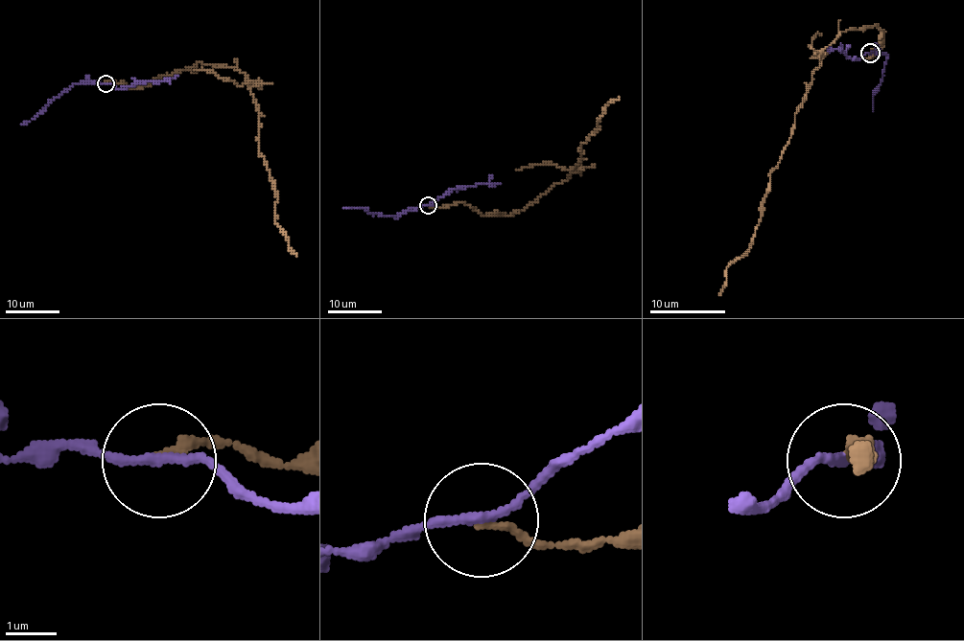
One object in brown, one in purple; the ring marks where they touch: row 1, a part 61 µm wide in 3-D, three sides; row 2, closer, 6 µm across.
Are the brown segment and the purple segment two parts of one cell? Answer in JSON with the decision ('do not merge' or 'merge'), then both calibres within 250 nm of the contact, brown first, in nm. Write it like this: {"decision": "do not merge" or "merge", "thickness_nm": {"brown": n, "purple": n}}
{"decision": "do not merge", "thickness_nm": {"brown": 150, "purple": 170}}

